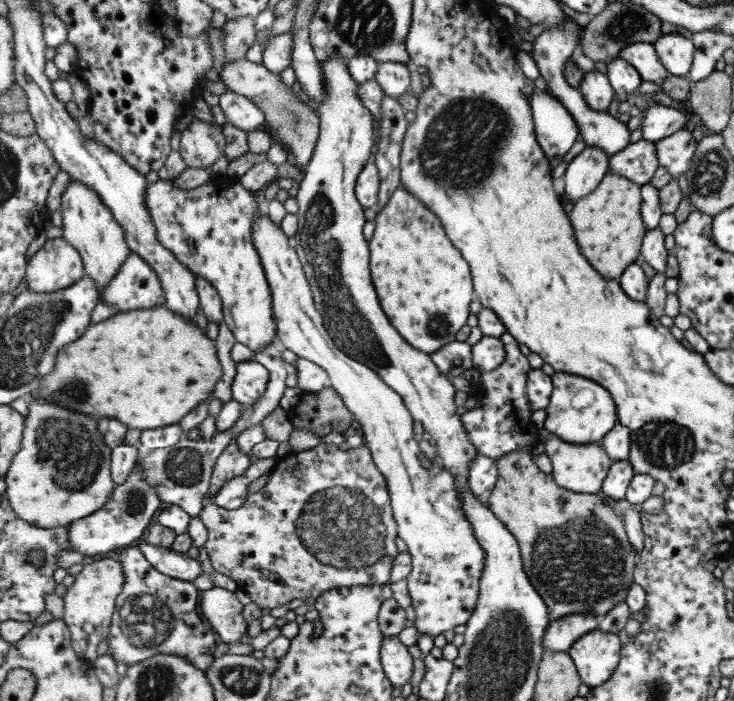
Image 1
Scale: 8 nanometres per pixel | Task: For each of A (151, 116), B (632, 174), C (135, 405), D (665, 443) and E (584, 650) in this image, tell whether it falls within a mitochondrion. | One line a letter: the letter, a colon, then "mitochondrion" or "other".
A: other
B: other
C: other
D: mitochondrion
E: other

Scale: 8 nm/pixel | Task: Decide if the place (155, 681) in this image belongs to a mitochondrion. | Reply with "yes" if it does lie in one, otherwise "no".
yes

